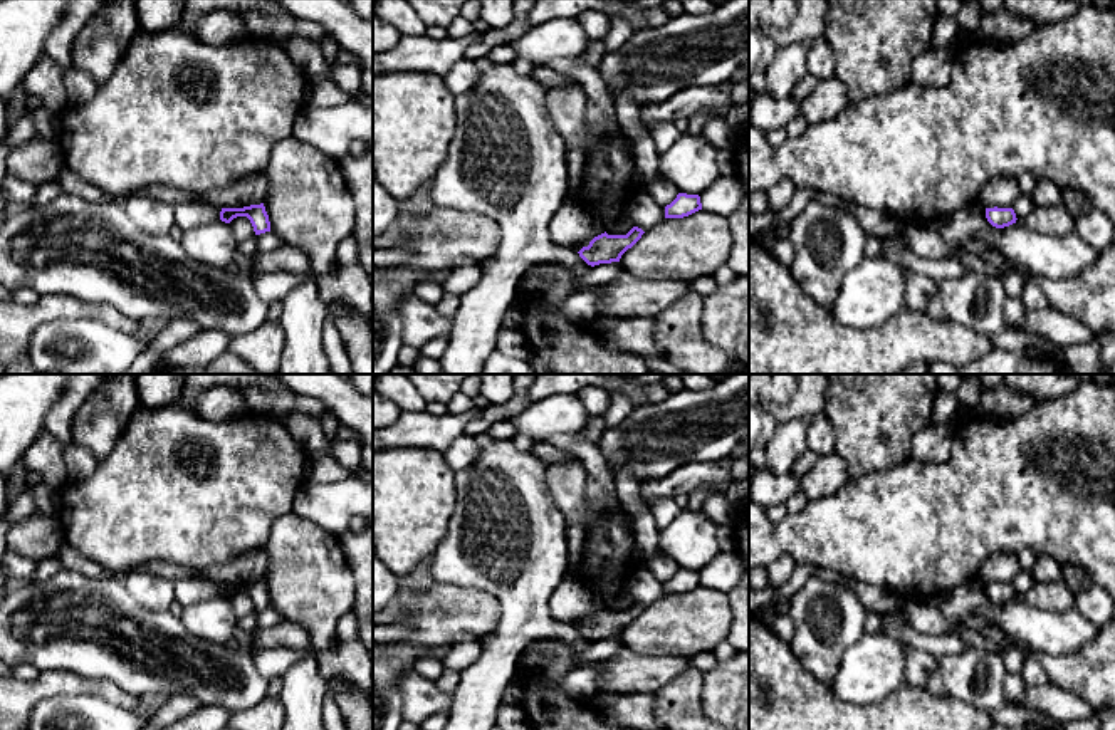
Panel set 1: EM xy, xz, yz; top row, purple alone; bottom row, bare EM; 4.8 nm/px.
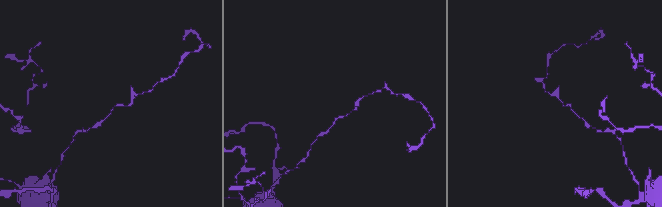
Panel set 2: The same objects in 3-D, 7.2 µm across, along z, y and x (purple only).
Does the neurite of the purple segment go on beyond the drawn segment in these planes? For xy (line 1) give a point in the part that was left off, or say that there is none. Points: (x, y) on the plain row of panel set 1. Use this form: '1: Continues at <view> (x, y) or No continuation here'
1: No continuation here

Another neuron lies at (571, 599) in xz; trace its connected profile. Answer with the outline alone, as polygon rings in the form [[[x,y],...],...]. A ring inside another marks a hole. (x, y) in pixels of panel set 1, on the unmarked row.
[[[564,579],[547,599],[549,614],[556,623],[573,623],[605,609],[605,599],[598,587],[581,581]]]

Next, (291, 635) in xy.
[[[284,623],[269,629],[257,629],[252,649],[289,646],[296,651],[311,648],[311,636],[306,628],[296,623]]]

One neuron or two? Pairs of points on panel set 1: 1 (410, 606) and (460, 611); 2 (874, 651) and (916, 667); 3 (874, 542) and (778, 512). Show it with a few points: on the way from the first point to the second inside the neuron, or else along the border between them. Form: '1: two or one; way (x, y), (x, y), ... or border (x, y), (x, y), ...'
1: one; way (415, 621), (422, 628), (445, 626)
2: two; border (900, 645), (905, 655), (905, 682)
3: two; border (766, 510), (773, 522), (779, 522), (788, 514)

